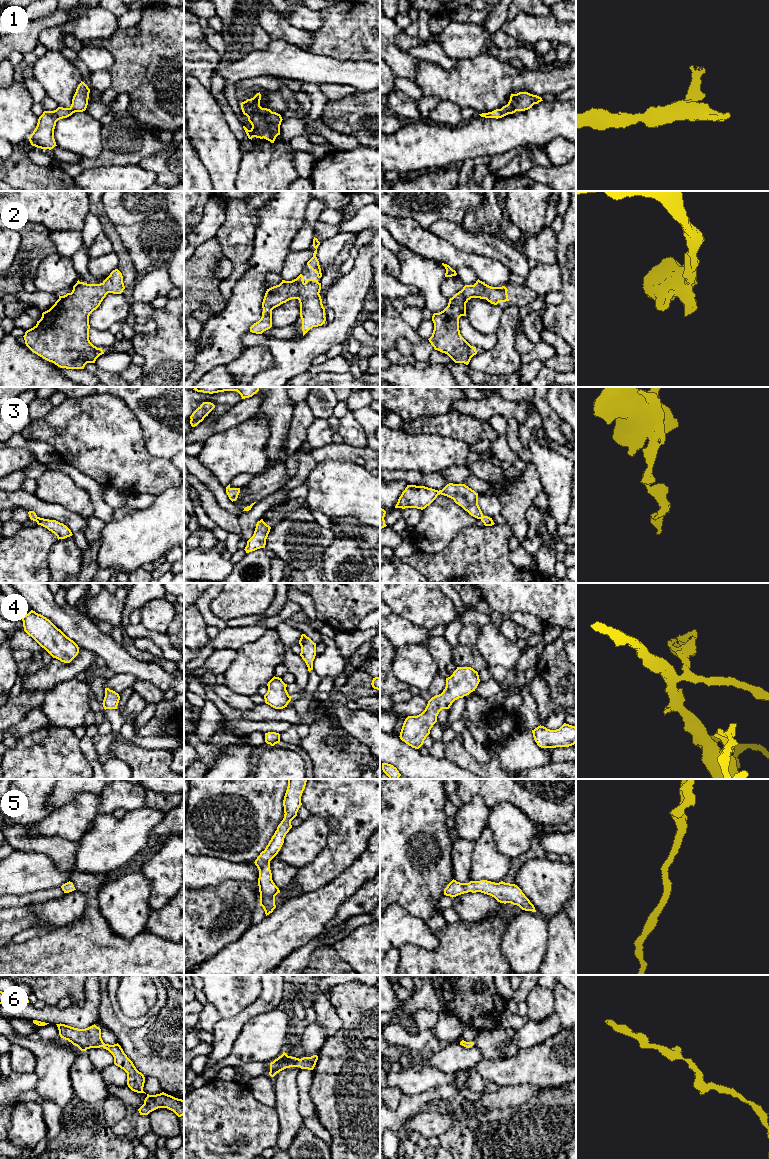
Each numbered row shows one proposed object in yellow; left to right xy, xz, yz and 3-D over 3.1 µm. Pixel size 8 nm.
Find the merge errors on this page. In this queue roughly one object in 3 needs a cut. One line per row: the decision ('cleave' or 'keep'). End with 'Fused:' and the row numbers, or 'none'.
1: keep
2: keep
3: keep
4: keep
5: keep
6: keep
Fused: none

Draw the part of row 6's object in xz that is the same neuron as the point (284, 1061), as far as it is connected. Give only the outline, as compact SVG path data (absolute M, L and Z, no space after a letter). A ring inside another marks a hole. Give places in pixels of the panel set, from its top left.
M285 1052L270 1063L269 1075L274 1077L280 1071L290 1067L300 1067L301 1069L313 1070L318 1060L317 1055L303 1057L301 1059L288 1056Z

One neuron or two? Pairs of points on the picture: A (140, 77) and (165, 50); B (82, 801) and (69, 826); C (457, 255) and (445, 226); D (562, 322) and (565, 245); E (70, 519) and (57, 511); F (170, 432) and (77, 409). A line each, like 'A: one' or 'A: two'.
A: one
B: one
C: two
D: one
E: one
F: two

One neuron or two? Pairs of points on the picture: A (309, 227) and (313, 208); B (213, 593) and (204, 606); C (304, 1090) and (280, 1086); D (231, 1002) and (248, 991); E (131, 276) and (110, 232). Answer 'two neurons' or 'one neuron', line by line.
A: one neuron
B: one neuron
C: two neurons
D: one neuron
E: one neuron

